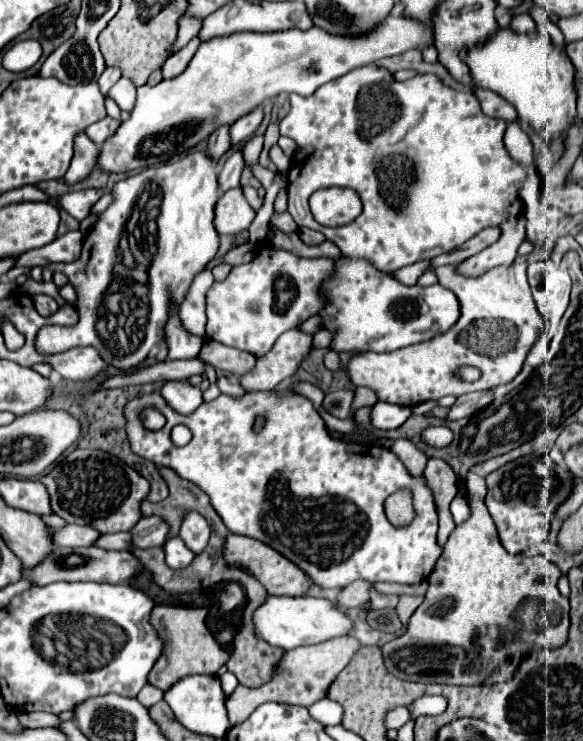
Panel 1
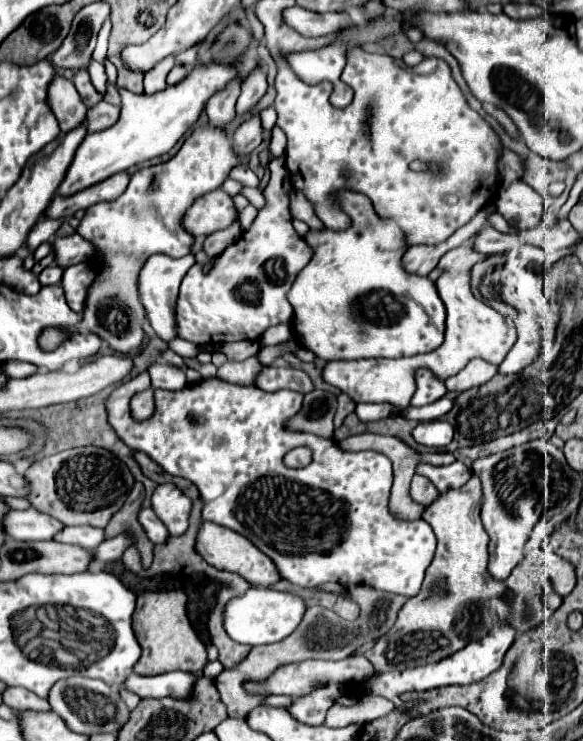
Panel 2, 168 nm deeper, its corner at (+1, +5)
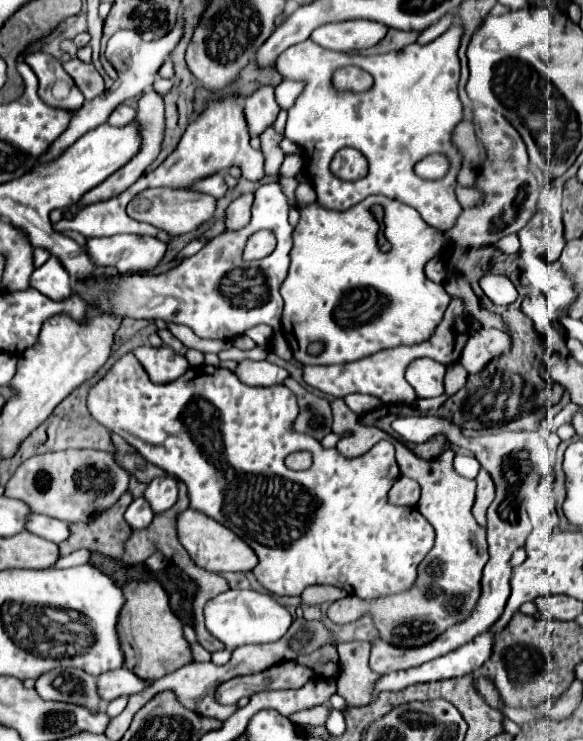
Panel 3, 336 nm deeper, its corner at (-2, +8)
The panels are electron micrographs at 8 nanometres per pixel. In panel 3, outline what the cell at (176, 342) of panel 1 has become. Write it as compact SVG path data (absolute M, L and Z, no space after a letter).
M118 234L112 238L88 238L86 252L96 266L114 266L118 272L150 272L164 260L166 244L152 236Z

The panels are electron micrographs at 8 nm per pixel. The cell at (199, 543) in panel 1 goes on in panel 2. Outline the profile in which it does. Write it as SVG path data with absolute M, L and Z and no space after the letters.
M173 483L157 485L151 497L151 509L163 521L169 535L181 535L189 519L189 497L185 497Z

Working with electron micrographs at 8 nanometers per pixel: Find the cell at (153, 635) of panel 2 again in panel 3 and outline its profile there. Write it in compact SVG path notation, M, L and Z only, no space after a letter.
M158 580L150 582L128 582L124 588L126 604L120 614L118 634L124 646L126 668L144 680L158 680L186 664L194 662L188 640L184 638L182 622L172 612L168 594Z

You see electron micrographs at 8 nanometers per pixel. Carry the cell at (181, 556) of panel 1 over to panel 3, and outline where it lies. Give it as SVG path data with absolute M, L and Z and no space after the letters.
M136 498L136 500L128 506L124 518L126 518L126 522L128 522L134 530L142 530L142 528L148 528L148 526L152 524L154 512L152 512L150 504L148 504L144 498Z

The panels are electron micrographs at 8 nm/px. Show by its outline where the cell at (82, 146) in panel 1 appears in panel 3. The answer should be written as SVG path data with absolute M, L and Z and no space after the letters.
M34 52L26 56L26 62L38 76L40 90L42 90L40 98L48 106L60 108L66 112L74 112L82 106L84 102L82 92L76 88L74 80L70 78L68 72L64 72L64 66L56 58L44 52Z

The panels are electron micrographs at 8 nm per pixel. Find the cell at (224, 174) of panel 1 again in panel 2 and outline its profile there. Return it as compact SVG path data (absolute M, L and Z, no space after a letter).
M251 115L249 119L245 119L235 135L233 135L233 147L237 153L251 153L253 149L257 149L263 141L263 127L261 127L261 117L259 115Z

